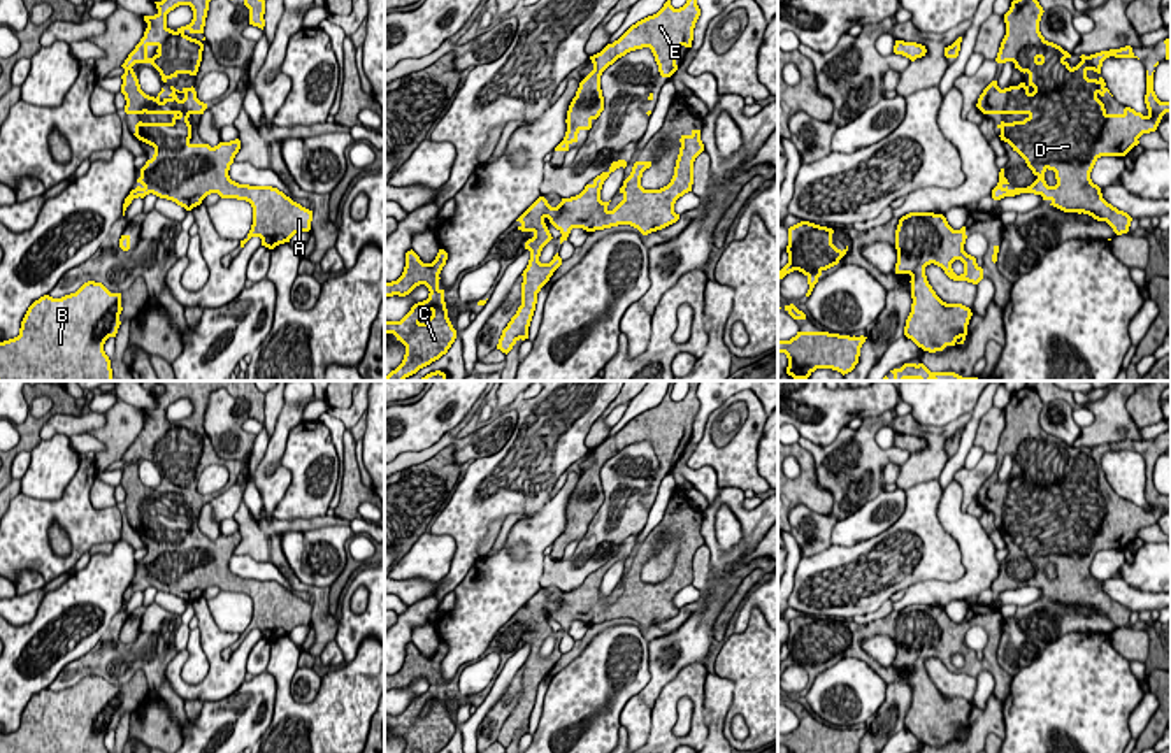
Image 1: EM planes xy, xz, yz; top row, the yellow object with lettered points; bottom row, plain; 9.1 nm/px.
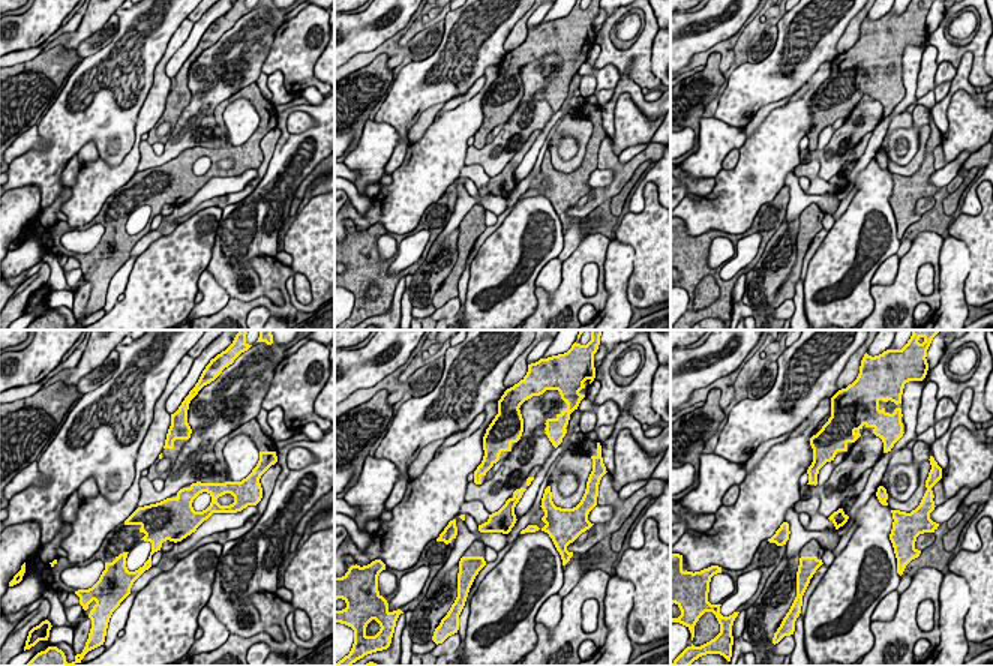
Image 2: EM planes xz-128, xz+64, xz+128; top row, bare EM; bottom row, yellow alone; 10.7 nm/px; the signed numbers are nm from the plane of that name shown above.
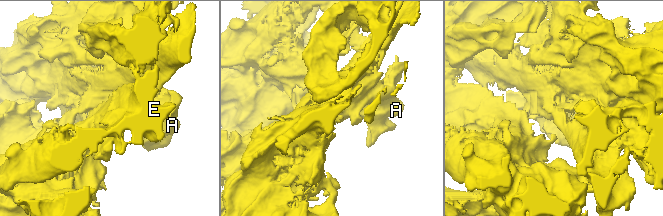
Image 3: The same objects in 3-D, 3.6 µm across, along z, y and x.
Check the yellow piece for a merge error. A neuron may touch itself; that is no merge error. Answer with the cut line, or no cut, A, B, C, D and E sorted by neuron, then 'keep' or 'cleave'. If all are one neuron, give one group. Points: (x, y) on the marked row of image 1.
no cut | A B C D E | keep

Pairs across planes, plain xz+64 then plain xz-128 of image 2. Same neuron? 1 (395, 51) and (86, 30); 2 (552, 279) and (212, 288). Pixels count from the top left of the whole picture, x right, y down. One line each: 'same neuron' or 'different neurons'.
1: different neurons
2: same neuron

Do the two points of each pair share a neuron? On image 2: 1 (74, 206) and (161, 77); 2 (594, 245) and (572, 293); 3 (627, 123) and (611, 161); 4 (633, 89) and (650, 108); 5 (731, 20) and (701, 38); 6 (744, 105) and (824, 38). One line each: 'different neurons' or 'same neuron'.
1: same neuron
2: same neuron
3: different neurons
4: same neuron
5: same neuron
6: same neuron

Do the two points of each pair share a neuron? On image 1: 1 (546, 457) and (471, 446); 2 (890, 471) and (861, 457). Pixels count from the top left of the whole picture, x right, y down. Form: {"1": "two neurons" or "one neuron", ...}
{"1": "two neurons", "2": "two neurons"}

